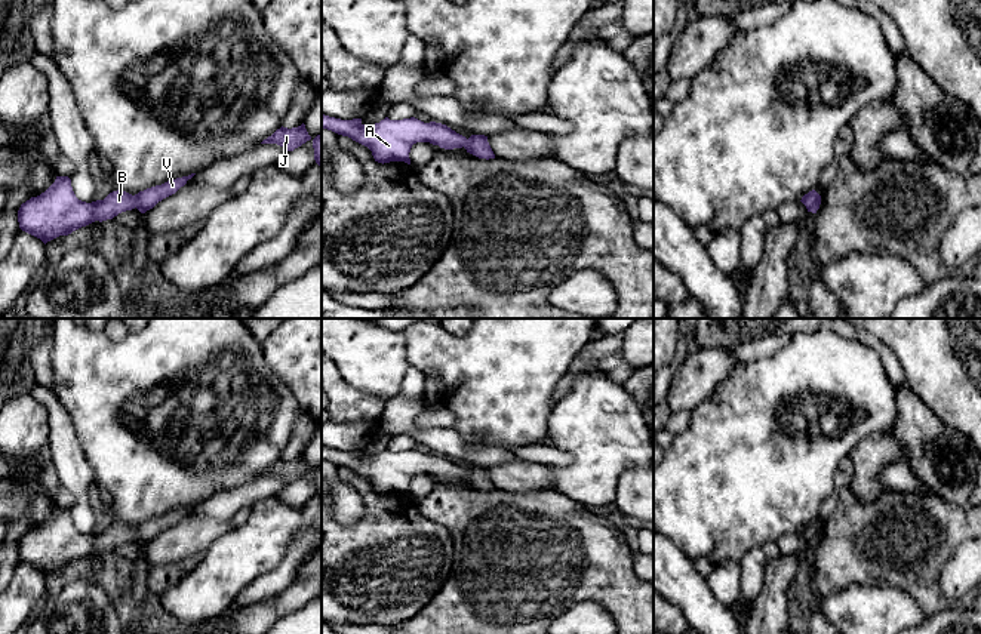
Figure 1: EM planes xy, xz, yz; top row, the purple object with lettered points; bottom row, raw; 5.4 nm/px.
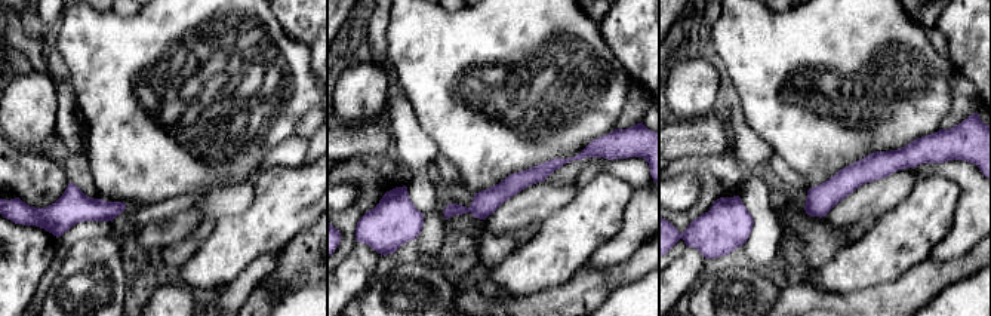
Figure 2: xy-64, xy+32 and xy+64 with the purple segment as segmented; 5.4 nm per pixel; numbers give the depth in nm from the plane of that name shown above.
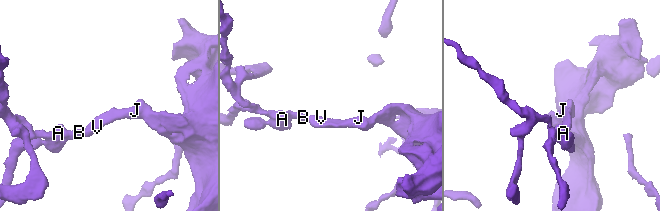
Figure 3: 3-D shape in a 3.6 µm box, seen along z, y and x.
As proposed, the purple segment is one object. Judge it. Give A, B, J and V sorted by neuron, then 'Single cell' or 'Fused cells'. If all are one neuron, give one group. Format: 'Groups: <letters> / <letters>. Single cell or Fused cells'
Groups: A B J V. Single cell

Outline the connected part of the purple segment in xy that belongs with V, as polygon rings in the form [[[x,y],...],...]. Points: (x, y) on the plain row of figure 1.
[[[194,507],[170,511],[135,527],[117,521],[104,532],[92,535],[76,529],[68,508],[56,508],[55,514],[44,524],[21,536],[18,542],[19,560],[46,576],[95,553],[113,551],[119,545],[135,539],[145,545],[163,530],[175,526]]]

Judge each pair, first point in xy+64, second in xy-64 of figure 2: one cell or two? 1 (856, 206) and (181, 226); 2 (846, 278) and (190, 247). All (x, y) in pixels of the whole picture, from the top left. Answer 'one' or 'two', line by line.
1: one
2: two

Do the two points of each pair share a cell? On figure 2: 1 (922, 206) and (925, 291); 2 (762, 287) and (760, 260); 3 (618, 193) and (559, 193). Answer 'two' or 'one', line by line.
1: two
2: two
3: two

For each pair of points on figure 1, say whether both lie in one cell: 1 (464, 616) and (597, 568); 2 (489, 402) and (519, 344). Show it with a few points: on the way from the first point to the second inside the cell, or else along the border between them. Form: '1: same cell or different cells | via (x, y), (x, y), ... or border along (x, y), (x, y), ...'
1: same cell | via (497, 600), (522, 575), (565, 575)
2: same cell | via (498, 387), (498, 378), (511, 359)

